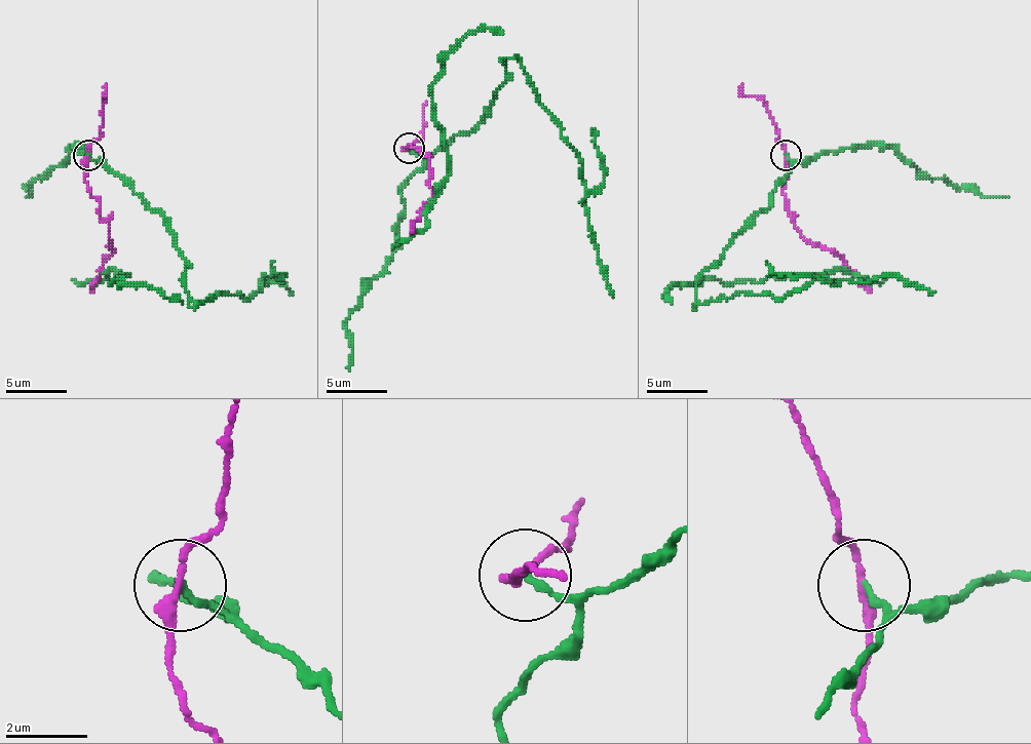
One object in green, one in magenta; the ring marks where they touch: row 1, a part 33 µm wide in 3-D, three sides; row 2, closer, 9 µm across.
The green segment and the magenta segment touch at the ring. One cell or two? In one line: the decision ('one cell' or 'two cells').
two cells

